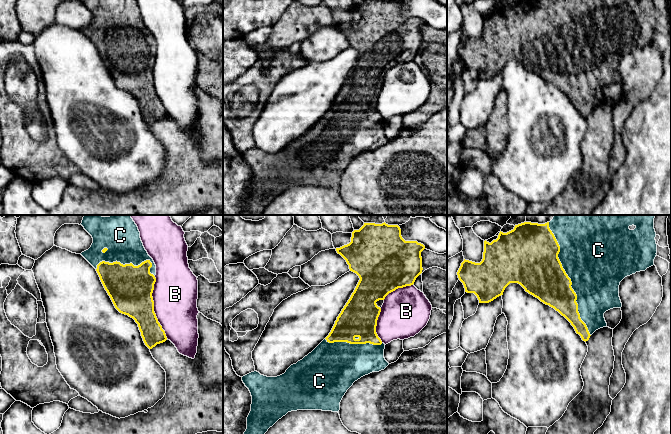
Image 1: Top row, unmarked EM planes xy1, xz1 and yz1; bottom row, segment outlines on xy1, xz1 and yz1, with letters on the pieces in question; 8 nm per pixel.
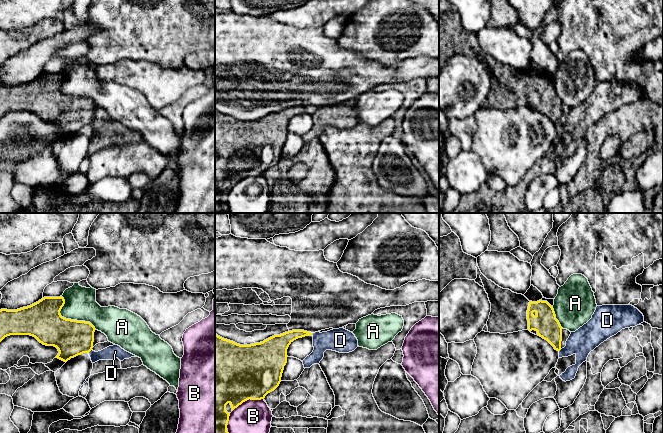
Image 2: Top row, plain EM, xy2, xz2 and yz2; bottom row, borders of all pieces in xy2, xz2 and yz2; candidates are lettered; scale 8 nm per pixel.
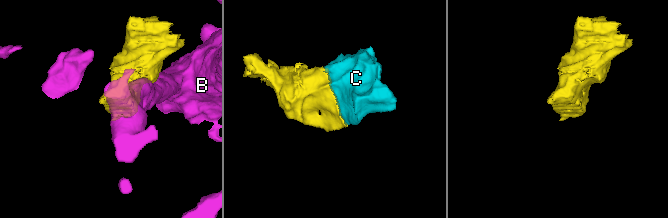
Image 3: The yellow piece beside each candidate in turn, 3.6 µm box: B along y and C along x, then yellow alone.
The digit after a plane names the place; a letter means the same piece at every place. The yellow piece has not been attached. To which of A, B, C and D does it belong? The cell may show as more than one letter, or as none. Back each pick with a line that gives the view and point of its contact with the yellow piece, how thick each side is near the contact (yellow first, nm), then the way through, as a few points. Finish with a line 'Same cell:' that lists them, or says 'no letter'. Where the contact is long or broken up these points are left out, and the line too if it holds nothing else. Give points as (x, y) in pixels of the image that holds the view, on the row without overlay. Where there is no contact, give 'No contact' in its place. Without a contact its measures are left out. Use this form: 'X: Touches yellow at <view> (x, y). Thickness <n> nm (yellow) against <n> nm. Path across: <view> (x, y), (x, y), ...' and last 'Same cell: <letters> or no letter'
C: Touches yellow at yz1 (570, 56). Thickness 360 nm (yellow) against 480 nm
Same cell: C

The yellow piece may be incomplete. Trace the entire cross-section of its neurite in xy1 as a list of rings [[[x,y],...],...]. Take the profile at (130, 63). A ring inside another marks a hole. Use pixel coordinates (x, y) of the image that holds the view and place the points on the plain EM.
[[[81,0],[92,12],[91,23],[81,31],[96,45],[115,84],[138,100],[145,121],[152,125],[167,116],[154,88],[152,69],[156,41],[148,31],[136,0]]]

